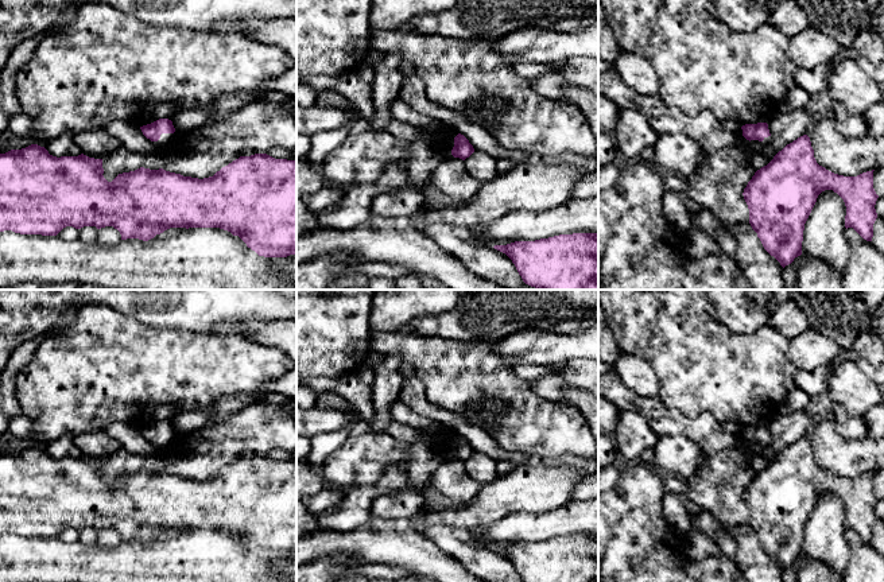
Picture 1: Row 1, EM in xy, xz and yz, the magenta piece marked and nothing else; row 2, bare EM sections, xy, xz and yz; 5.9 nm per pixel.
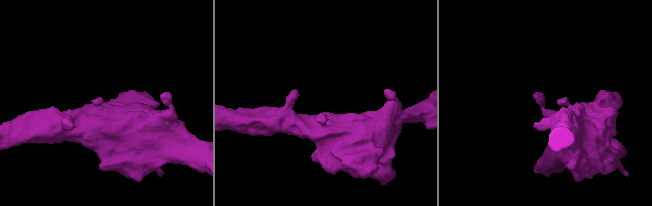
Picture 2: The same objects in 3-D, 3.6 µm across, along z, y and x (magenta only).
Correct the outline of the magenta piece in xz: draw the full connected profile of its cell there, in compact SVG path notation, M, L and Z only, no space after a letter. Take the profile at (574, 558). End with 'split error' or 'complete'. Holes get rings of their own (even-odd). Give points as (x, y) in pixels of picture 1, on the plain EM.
M598 535L559 536L493 550L512 562L523 582L598 582Z | complete

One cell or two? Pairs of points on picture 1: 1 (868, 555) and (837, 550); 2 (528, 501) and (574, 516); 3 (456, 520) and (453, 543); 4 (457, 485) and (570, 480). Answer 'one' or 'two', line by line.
1: two
2: two
3: two
4: two

